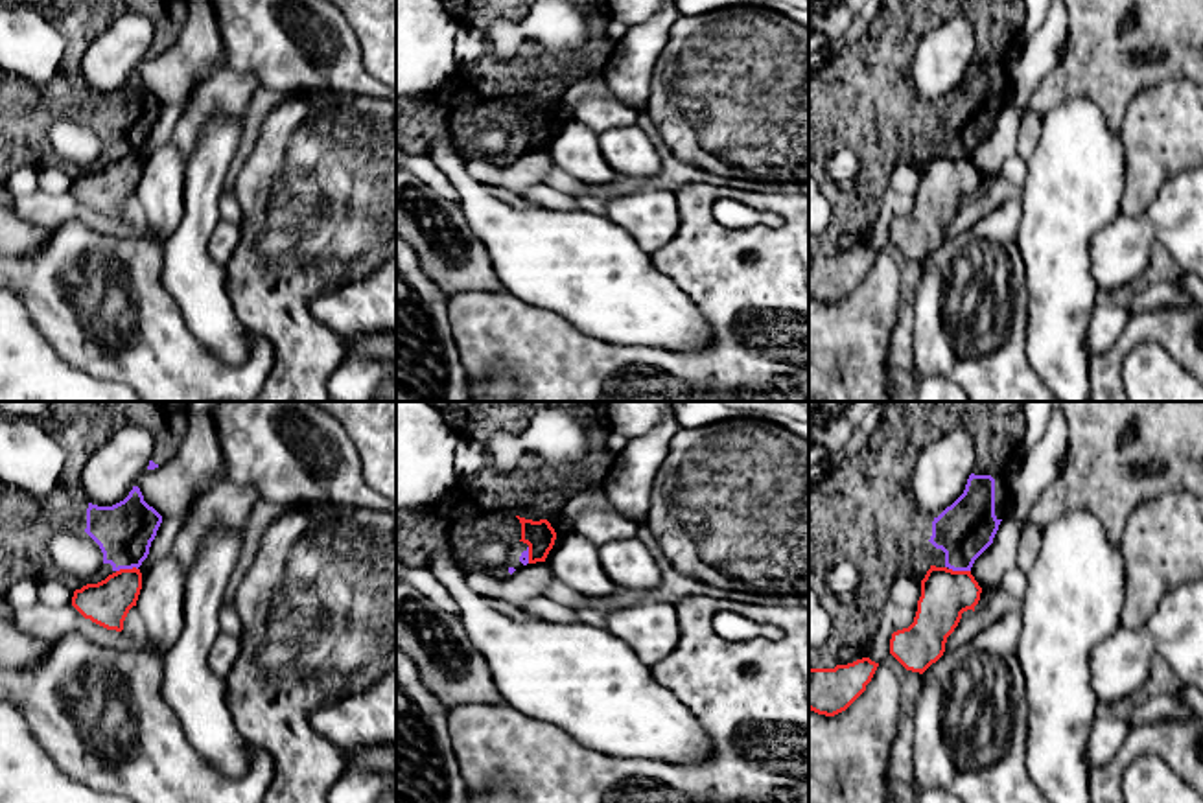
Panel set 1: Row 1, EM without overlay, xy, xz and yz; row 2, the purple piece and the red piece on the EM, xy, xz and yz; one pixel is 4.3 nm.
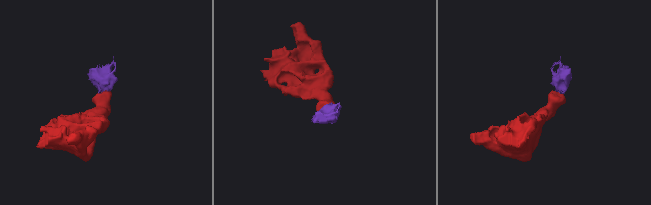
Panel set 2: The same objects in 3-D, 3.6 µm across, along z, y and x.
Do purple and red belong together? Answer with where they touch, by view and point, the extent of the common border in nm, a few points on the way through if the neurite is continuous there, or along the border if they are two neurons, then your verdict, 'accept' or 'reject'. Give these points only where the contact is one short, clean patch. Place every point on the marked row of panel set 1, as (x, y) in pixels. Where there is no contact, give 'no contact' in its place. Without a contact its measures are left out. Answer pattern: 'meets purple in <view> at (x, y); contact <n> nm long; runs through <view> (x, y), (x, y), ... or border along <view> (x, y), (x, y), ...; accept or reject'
meets purple in xy at (126, 568); contact 100 nm long; border along xy (137, 568), (120, 568), (116, 571); reject

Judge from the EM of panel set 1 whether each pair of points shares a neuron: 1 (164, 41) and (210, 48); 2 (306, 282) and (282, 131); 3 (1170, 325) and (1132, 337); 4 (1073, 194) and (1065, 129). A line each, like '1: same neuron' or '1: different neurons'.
1: different neurons
2: same neuron
3: same neuron
4: same neuron

